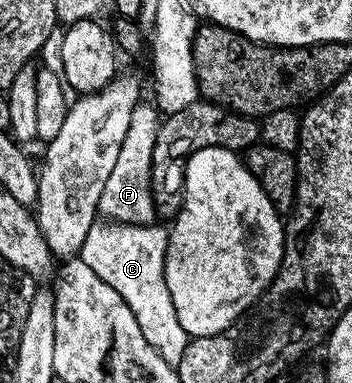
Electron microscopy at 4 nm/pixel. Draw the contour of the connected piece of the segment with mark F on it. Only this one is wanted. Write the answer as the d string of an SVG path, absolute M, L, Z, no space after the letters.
M138 103L131 115L131 127L123 135L123 147L119 147L119 160L107 178L103 195L99 195L98 214L104 220L118 221L120 225L152 225L157 212L151 195L151 159L155 151L155 139L159 128L159 110L156 104Z

